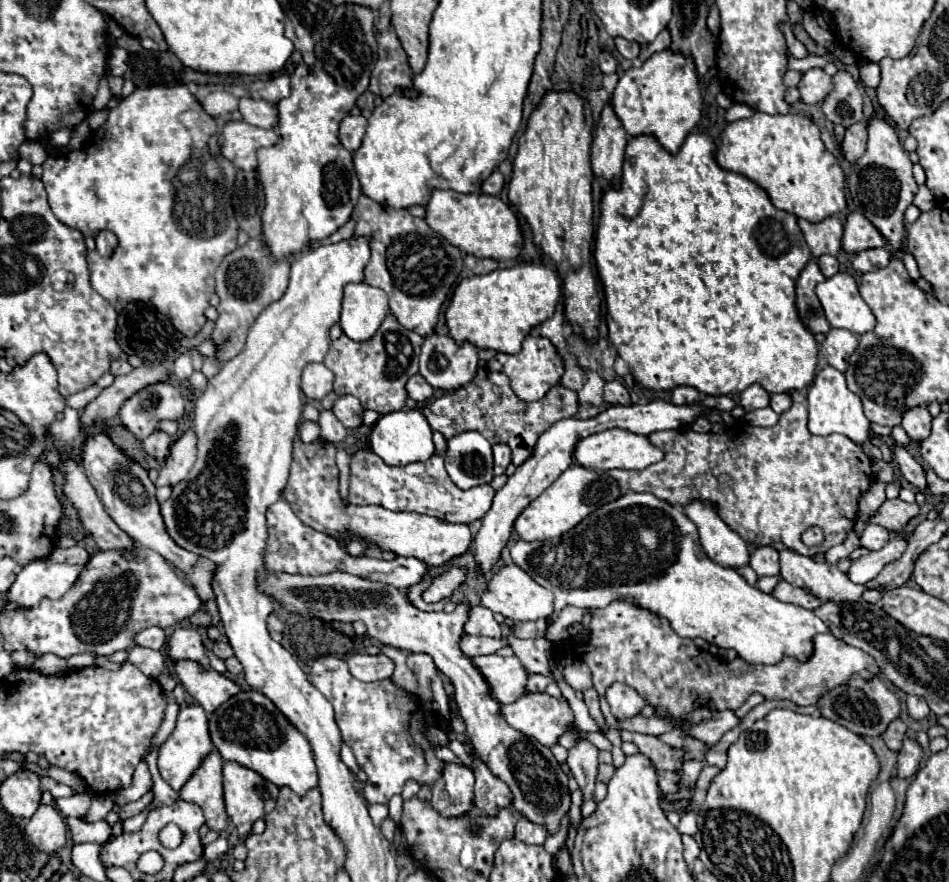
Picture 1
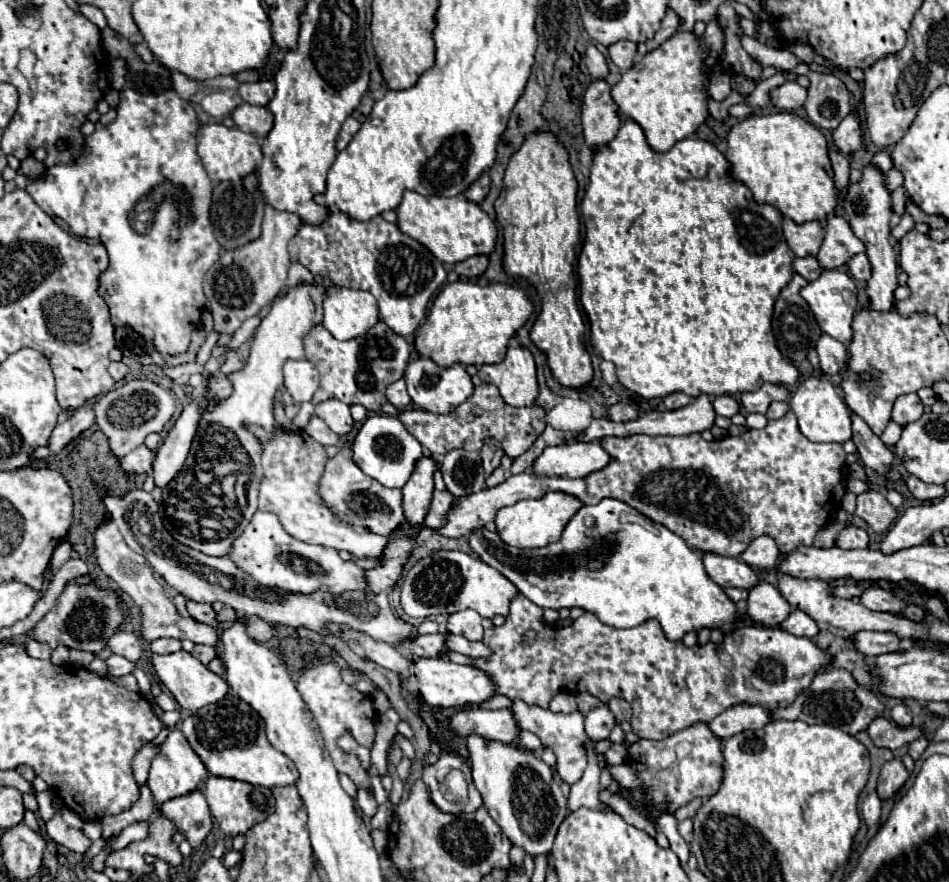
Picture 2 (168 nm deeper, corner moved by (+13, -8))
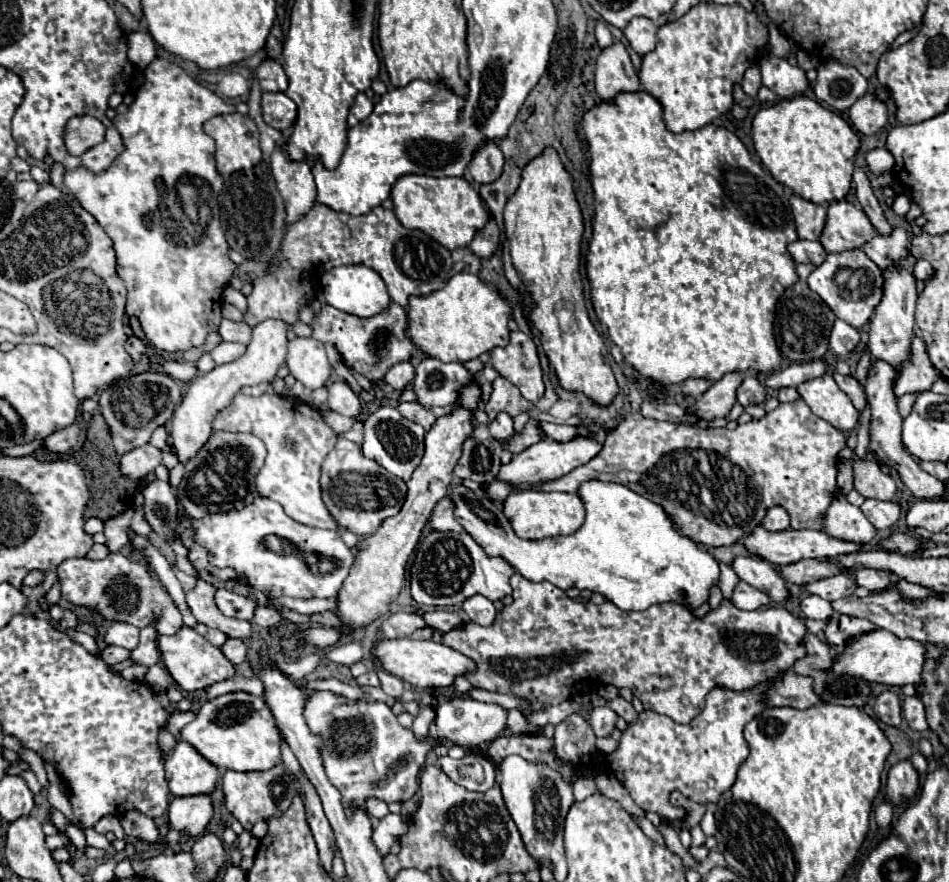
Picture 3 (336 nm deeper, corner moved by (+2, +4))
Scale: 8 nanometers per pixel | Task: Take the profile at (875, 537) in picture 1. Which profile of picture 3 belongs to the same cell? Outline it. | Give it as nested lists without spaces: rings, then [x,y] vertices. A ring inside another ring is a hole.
[[[836,494],[826,514],[822,514],[822,532],[854,544],[866,544],[876,536],[876,528],[866,520],[860,508],[846,500],[844,494]]]

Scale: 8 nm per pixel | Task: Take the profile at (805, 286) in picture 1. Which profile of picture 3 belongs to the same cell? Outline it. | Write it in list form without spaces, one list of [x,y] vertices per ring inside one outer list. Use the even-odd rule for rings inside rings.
[[[798,264],[796,266],[798,282],[792,288],[788,288],[776,304],[774,336],[776,336],[776,342],[778,342],[782,356],[792,360],[792,362],[810,362],[810,360],[822,358],[828,350],[830,330],[834,326],[834,320],[836,320],[834,312],[806,284],[806,278],[812,270],[814,270],[812,264]]]

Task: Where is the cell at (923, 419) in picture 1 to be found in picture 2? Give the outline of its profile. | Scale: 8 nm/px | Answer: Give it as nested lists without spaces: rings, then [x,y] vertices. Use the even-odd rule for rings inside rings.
[[[905,394],[903,398],[897,398],[895,400],[895,406],[893,406],[893,422],[897,422],[901,428],[911,424],[911,422],[917,422],[923,414],[923,404],[919,400],[917,394]]]

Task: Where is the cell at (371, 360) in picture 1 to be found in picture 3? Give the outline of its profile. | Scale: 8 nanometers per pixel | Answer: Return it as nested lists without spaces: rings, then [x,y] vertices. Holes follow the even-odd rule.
[[[390,302],[386,310],[382,310],[372,318],[358,318],[342,310],[334,310],[332,306],[324,306],[310,326],[314,330],[312,334],[314,338],[318,338],[320,342],[332,342],[336,350],[344,356],[346,366],[354,368],[376,386],[384,382],[384,374],[390,366],[410,360],[410,354],[414,350],[412,340],[406,336],[406,326],[408,326],[406,310],[396,302]]]

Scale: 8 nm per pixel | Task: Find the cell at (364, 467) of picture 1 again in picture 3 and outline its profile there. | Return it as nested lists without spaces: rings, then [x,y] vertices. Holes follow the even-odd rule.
[[[340,438],[334,450],[326,456],[320,486],[322,500],[340,530],[354,532],[358,536],[374,534],[386,518],[398,514],[406,498],[406,484],[400,478],[394,478],[394,474],[382,470],[374,460],[368,460],[356,442],[346,438]]]

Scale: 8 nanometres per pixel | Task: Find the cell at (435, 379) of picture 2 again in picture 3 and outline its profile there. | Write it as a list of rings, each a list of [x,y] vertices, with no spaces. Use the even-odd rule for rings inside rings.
[[[424,358],[416,366],[416,376],[412,380],[412,390],[416,402],[426,410],[438,406],[450,406],[458,398],[458,390],[474,378],[462,364],[444,364],[436,358]]]

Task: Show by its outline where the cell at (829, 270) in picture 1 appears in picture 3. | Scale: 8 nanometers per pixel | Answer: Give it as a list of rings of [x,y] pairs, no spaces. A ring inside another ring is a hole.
[[[796,240],[788,244],[788,252],[796,264],[820,266],[826,258],[826,250],[818,240]]]

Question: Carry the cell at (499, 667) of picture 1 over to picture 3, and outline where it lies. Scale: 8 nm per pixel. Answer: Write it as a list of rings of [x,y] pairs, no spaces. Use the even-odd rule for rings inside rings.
[[[396,638],[396,640],[378,640],[372,648],[372,658],[382,664],[382,668],[412,686],[426,690],[438,686],[452,686],[454,676],[464,676],[466,672],[474,670],[474,662],[456,650],[436,644],[432,640],[412,640],[412,638]]]

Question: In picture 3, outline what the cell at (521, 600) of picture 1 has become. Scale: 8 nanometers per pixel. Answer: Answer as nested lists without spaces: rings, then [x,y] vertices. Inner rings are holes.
[[[426,532],[410,564],[412,596],[416,602],[430,606],[460,606],[474,594],[482,594],[492,602],[502,600],[512,594],[508,584],[512,574],[514,570],[504,558],[488,558],[466,532]]]

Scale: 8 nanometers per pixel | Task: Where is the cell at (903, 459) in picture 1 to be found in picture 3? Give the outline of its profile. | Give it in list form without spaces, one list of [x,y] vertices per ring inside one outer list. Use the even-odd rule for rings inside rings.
[[[832,372],[832,378],[836,380],[836,384],[840,386],[842,392],[848,394],[848,398],[852,400],[852,404],[862,412],[864,406],[866,406],[866,396],[864,396],[864,390],[862,386],[858,384],[858,380],[854,376],[842,376],[838,372]]]

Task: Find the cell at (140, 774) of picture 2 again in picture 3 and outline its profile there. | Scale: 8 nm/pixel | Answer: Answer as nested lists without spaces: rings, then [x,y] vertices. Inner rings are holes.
[[[176,712],[176,714],[172,714],[170,716],[170,720],[168,720],[168,730],[178,738],[180,736],[180,730],[188,724],[188,722],[192,722],[196,718],[196,714],[194,712]]]

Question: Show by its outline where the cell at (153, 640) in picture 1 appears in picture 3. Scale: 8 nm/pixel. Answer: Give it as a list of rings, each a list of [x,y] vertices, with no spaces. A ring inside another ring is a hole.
[[[114,622],[108,628],[104,642],[114,644],[114,646],[122,646],[126,650],[134,650],[134,646],[138,646],[138,634],[140,634],[140,630],[136,626],[130,626],[124,622]]]

